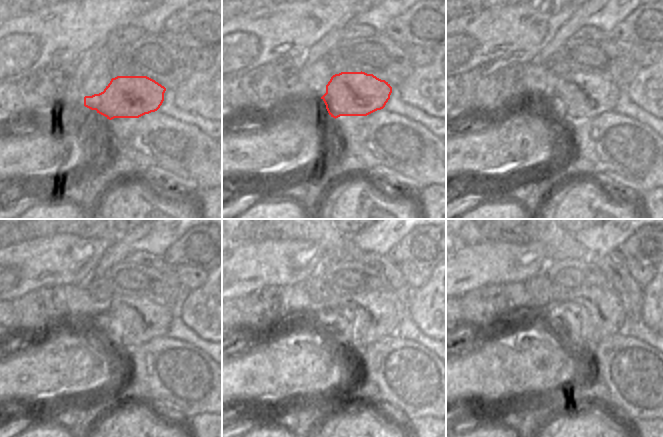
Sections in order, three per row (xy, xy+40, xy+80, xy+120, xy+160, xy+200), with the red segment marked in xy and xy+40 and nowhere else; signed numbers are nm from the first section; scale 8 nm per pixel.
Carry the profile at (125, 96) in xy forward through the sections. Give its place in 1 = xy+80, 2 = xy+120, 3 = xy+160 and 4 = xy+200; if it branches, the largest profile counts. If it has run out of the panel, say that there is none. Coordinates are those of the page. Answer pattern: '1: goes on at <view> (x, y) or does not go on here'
1: goes on at xy+80 (585, 96)
2: goes on at xy+120 (143, 319)
3: goes on at xy+160 (371, 316)
4: goes on at xy+200 (599, 312)

